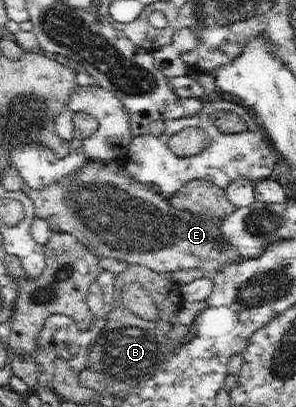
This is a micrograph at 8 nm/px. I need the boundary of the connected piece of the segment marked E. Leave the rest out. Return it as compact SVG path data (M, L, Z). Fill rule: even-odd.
M90 160L82 169L69 173L61 180L33 190L24 182L21 190L34 204L34 215L44 219L53 233L68 233L88 245L89 251L96 256L110 257L138 264L163 274L178 270L202 268L206 275L213 276L220 268L230 262L242 259L241 255L226 242L220 227L222 219L209 217L205 213L192 213L189 209L175 208L161 193L154 193L149 185L132 178L123 163Z

